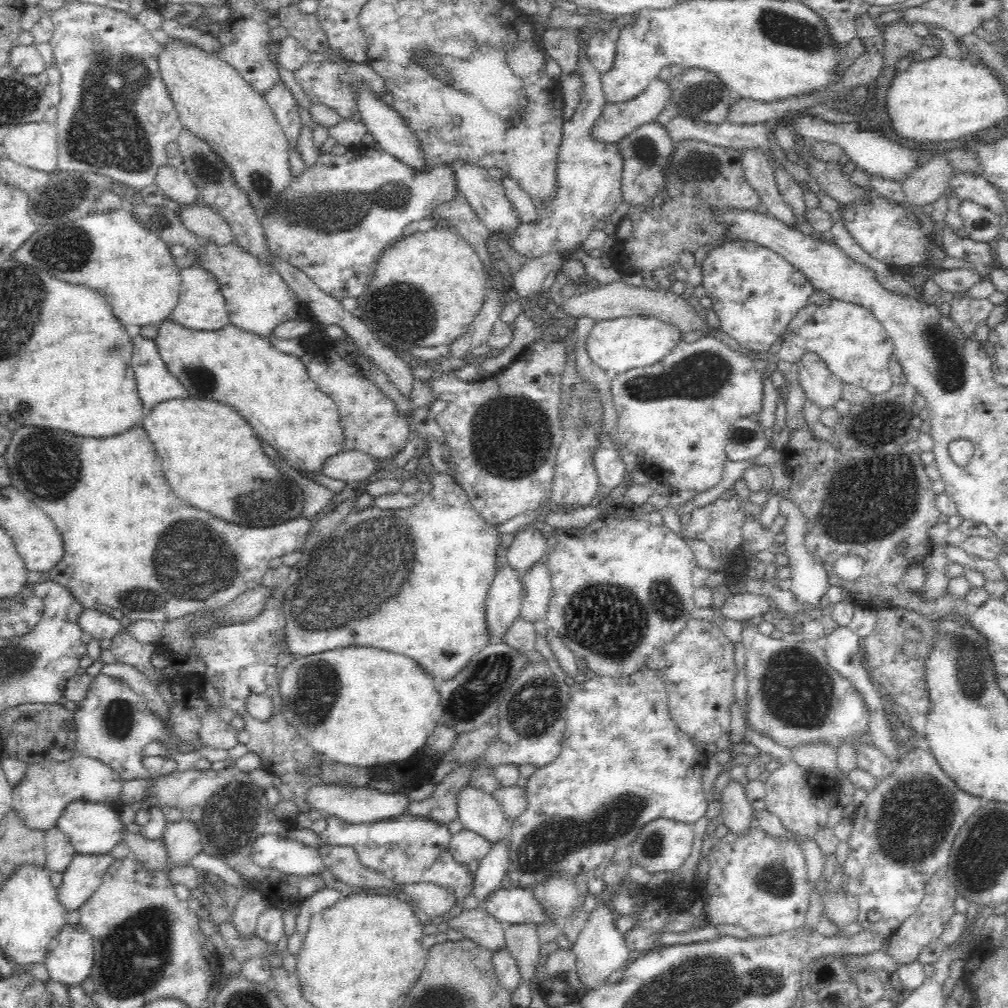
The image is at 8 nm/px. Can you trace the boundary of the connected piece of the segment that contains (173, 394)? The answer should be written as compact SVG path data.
M130 328L128 332L133 345L132 367L146 410L170 399L192 397L189 390L168 371L158 341L142 336L139 328Z

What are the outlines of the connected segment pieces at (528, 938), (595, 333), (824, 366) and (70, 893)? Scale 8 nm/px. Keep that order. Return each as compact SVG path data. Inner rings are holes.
M533 924L509 925L503 930L505 944L518 965L519 982L532 982L536 978L540 960L540 944L537 926Z
M621 315L596 322L587 338L587 351L600 370L618 374L659 362L683 342L684 331L676 323L656 315Z
M805 351L795 363L799 380L807 398L811 398L820 408L833 406L841 398L842 380L832 373L832 368L818 351Z
M109 853L104 856L90 856L84 854L76 854L69 866L63 872L63 878L58 886L55 886L56 896L60 901L64 910L72 912L73 910L79 910L79 908L90 900L92 894L98 890L100 884L102 884L103 876L106 874L106 869L111 866L114 858Z

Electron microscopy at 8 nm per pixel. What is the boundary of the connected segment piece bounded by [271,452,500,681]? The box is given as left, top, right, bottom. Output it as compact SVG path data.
M426 452L419 458L417 471L422 479L430 474L429 481L432 488L424 498L413 507L407 509L380 509L378 507L364 510L364 512L350 512L334 530L329 537L318 542L318 546L311 551L303 566L294 565L291 567L285 587L274 588L272 596L282 601L282 608L285 618L284 630L281 631L281 644L284 644L284 652L291 654L294 658L307 657L320 654L346 646L372 646L380 651L394 654L401 654L416 661L426 674L435 680L448 680L456 676L471 658L480 652L484 646L490 643L491 630L487 621L486 597L488 589L496 574L496 550L499 546L499 526L486 522L469 503L465 490L454 480L453 475L441 470L435 470L429 453Z

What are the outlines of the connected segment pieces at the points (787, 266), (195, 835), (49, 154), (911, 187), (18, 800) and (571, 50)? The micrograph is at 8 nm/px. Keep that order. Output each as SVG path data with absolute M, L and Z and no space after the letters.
M739 239L717 246L707 253L700 269L703 271L700 283L704 285L707 296L712 299L713 311L720 319L721 330L736 339L739 346L756 354L769 351L792 319L796 318L799 310L815 299L815 286L808 277L775 250L758 242Z
M183 819L167 823L163 837L166 841L167 859L172 860L176 866L187 866L189 860L203 852L199 829L192 821Z
M24 122L8 128L3 136L4 156L42 172L57 168L59 142L56 128L46 122Z
M936 157L925 161L923 168L902 178L899 185L904 193L904 202L916 208L936 202L944 194L944 178L948 178L948 166L951 166L948 161Z
M74 755L70 760L42 760L28 767L26 778L17 784L12 801L14 814L29 830L44 830L56 827L60 816L72 801L86 801L107 804L118 811L120 794L124 781L111 767L97 758Z
M543 29L543 43L548 58L561 66L565 76L571 77L577 72L576 37L567 29Z

